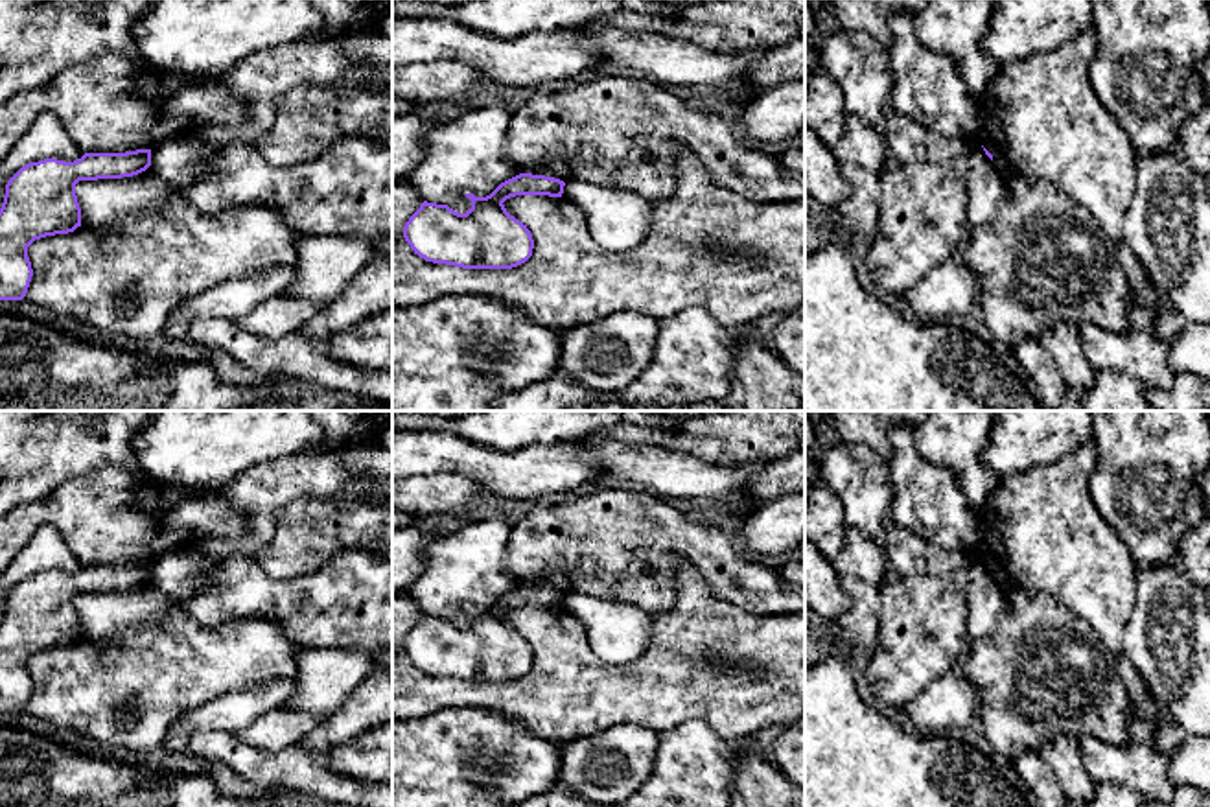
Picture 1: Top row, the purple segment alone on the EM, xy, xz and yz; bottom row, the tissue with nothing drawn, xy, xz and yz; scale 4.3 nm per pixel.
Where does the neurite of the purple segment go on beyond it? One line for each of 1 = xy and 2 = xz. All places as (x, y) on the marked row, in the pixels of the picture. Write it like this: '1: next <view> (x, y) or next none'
1: next none
2: next none

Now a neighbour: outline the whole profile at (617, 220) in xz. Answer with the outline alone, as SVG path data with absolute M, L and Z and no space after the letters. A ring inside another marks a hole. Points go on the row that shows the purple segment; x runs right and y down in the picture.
M571 179L562 197L586 212L591 238L606 251L624 252L648 236L652 203L641 195Z

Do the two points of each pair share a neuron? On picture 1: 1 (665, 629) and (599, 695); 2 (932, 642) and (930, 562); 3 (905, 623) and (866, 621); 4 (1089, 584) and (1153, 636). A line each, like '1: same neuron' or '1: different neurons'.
1: same neuron
2: different neurons
3: different neurons
4: different neurons

